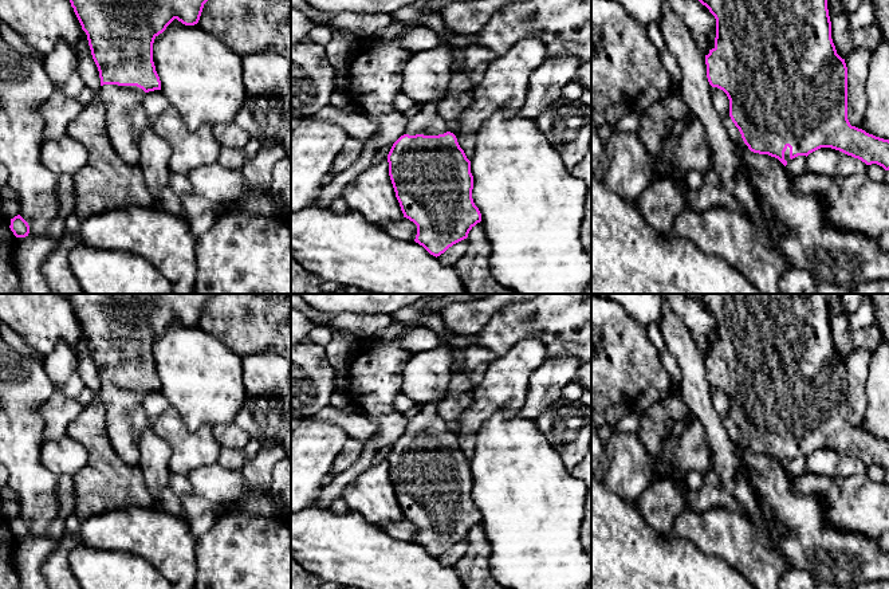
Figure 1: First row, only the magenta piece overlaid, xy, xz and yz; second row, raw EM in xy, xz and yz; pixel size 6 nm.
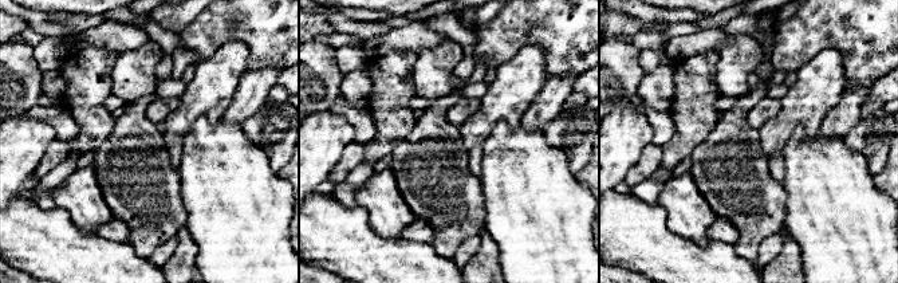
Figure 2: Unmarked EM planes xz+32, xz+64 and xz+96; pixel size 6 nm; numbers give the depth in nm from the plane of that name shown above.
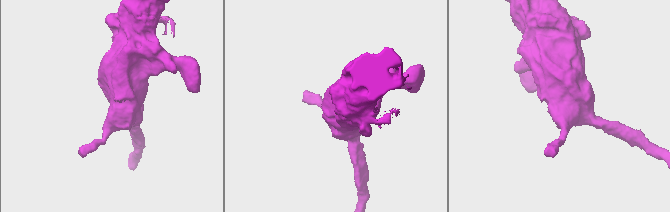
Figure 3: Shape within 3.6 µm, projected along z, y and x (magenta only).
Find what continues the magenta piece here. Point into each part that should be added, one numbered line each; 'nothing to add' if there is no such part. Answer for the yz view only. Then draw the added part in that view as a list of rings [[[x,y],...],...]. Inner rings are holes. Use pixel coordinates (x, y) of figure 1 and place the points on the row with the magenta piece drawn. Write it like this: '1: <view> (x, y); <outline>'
1: yz (734, 133); [[[729,113],[723,115],[721,121],[723,121],[723,123],[724,123],[724,126],[725,126],[727,131],[728,131],[728,136],[729,136],[731,141],[735,145],[736,153],[739,156],[742,156],[744,141],[742,138],[742,134],[740,134],[739,129],[732,122],[732,119],[729,117]]]

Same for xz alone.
1: xz (427, 121); [[[432,101],[420,105],[418,111],[408,119],[405,134],[438,136],[447,133],[447,121],[438,115],[437,103],[438,101]]]

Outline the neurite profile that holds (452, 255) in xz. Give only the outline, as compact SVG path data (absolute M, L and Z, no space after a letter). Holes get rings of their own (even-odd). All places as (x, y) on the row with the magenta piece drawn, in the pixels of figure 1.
M464 239L464 240L453 244L444 254L437 256L437 260L440 262L440 264L442 264L445 267L455 267L455 264L467 252L468 244L469 244L468 239Z

